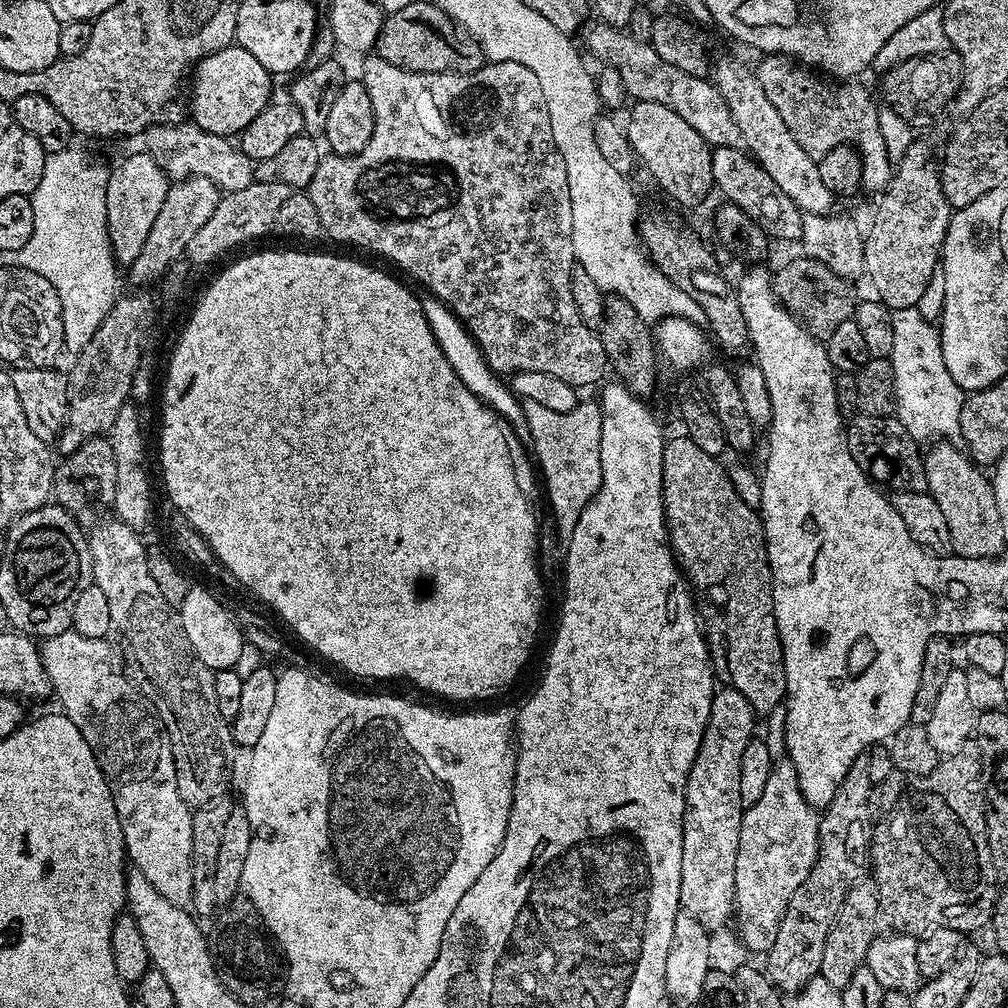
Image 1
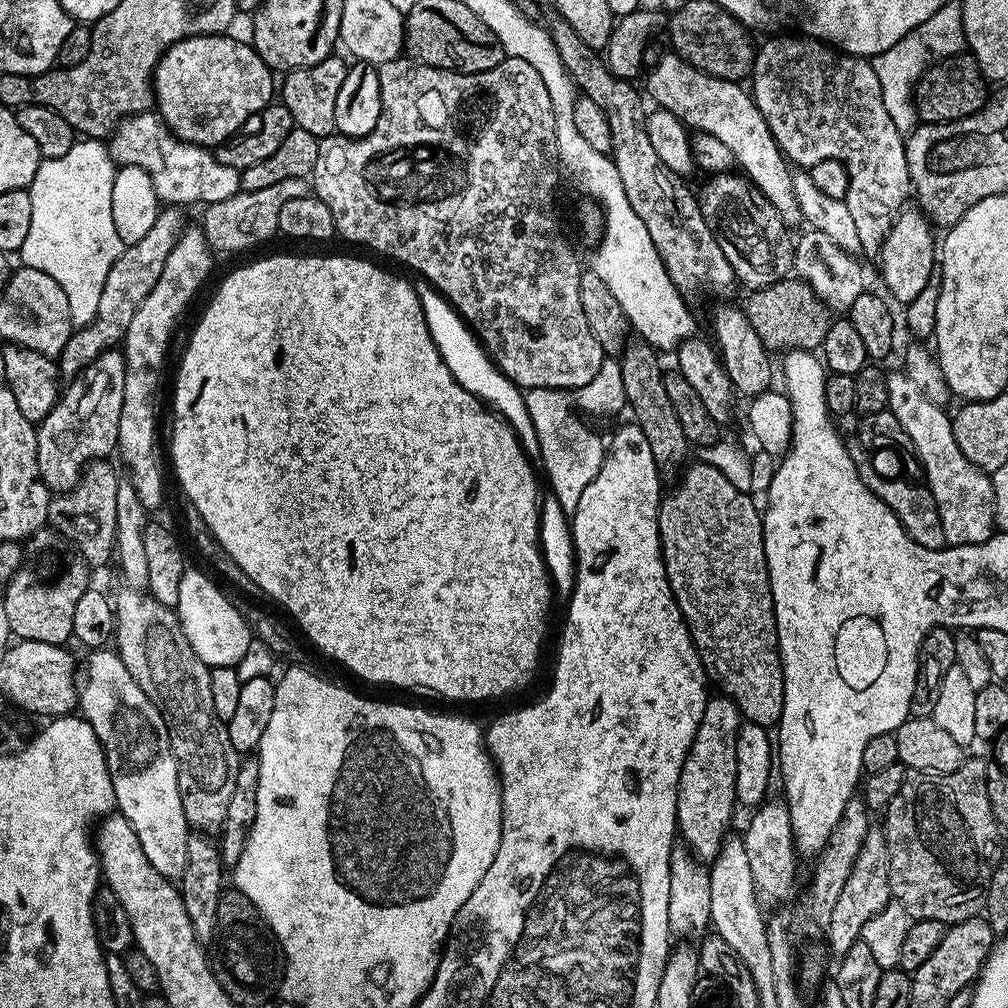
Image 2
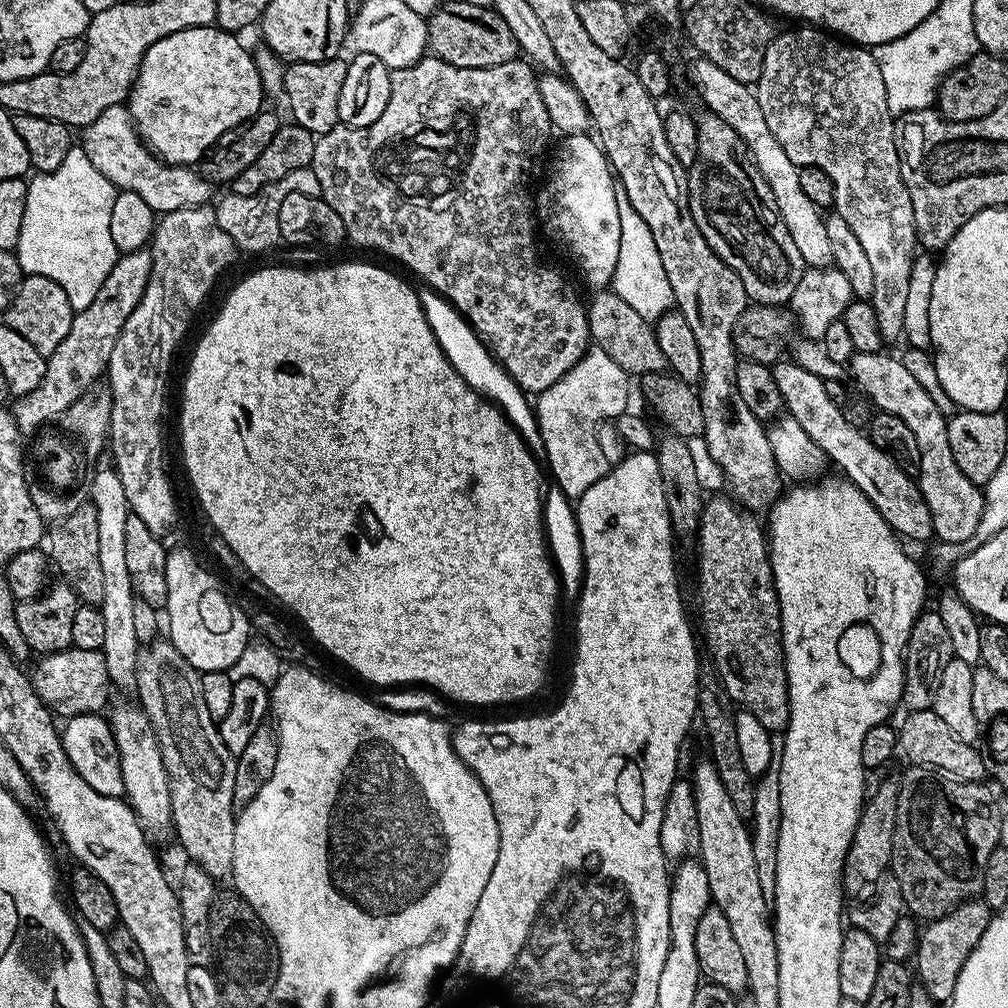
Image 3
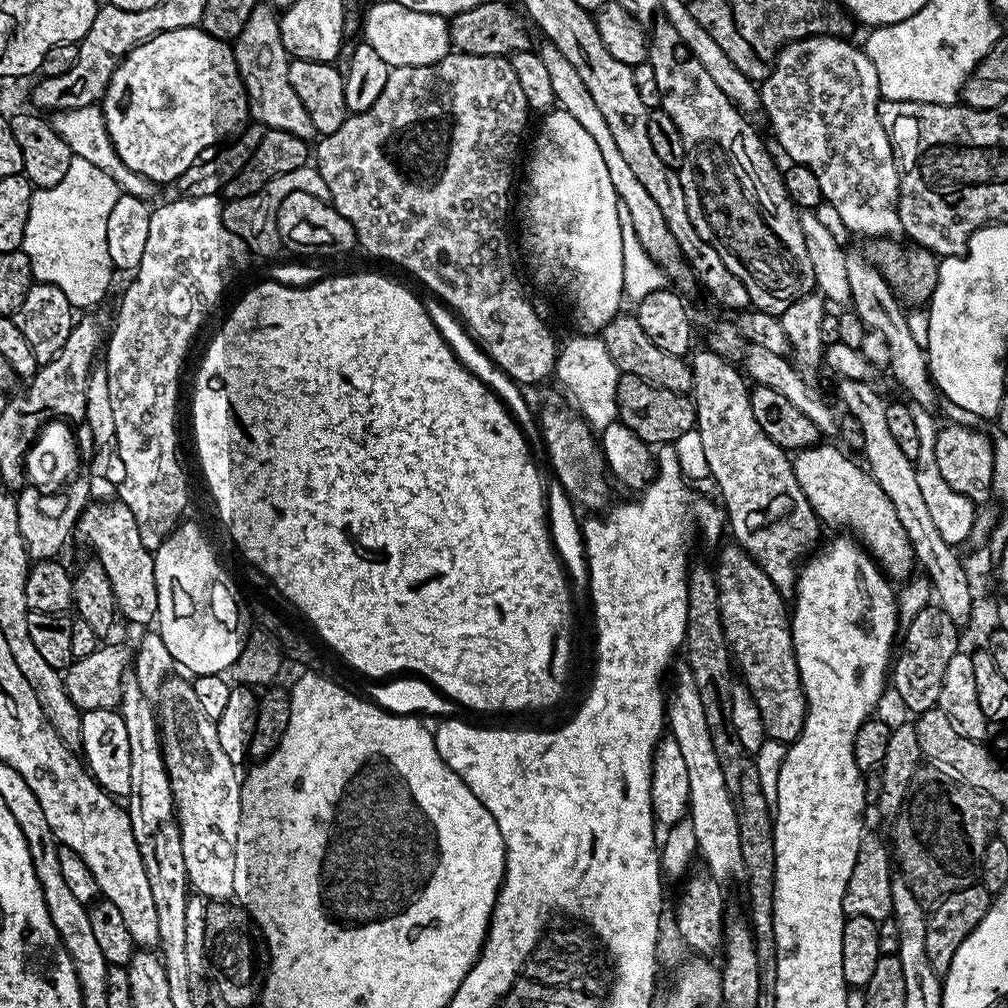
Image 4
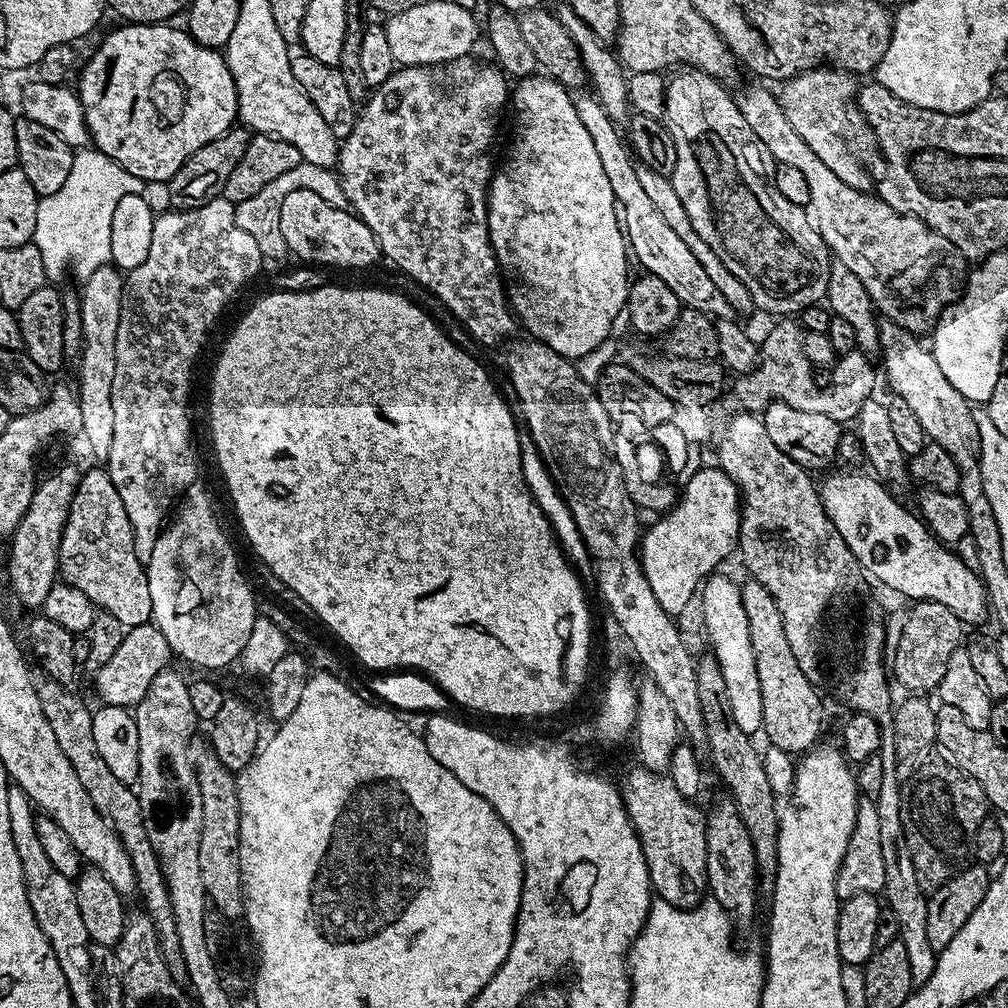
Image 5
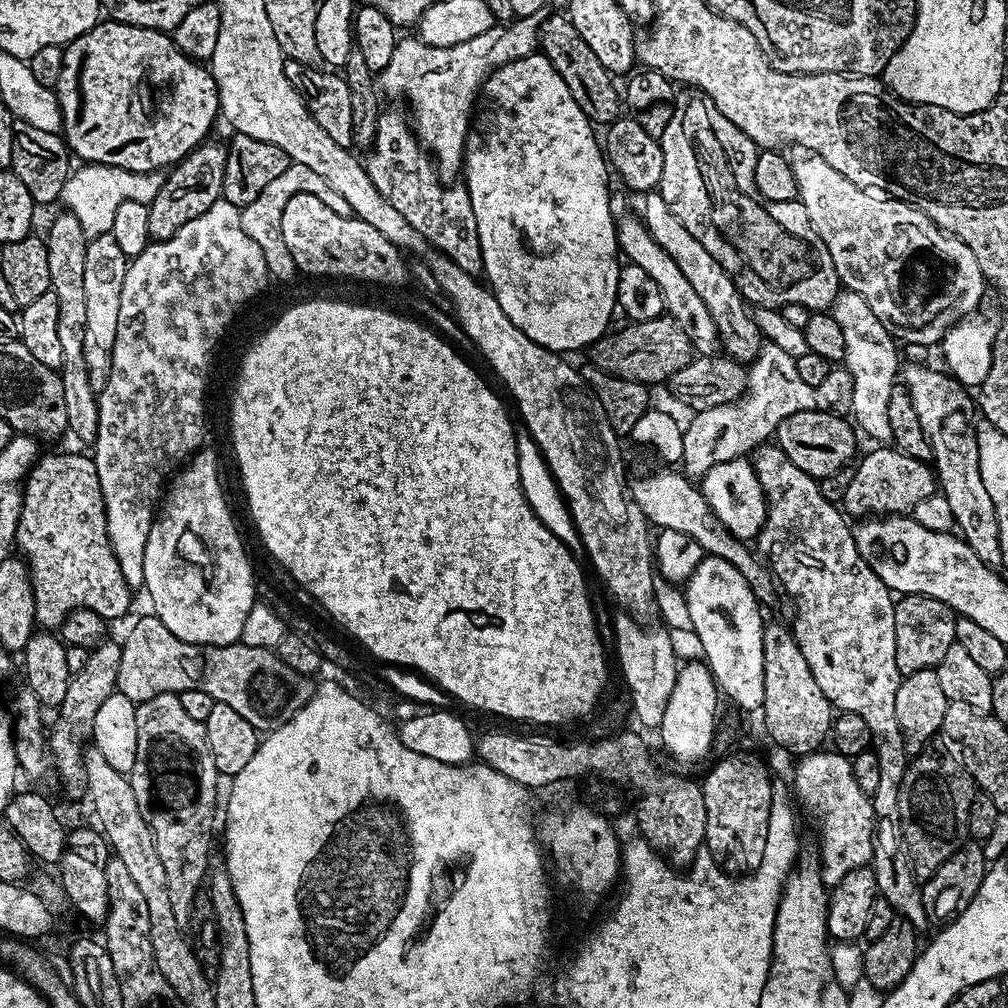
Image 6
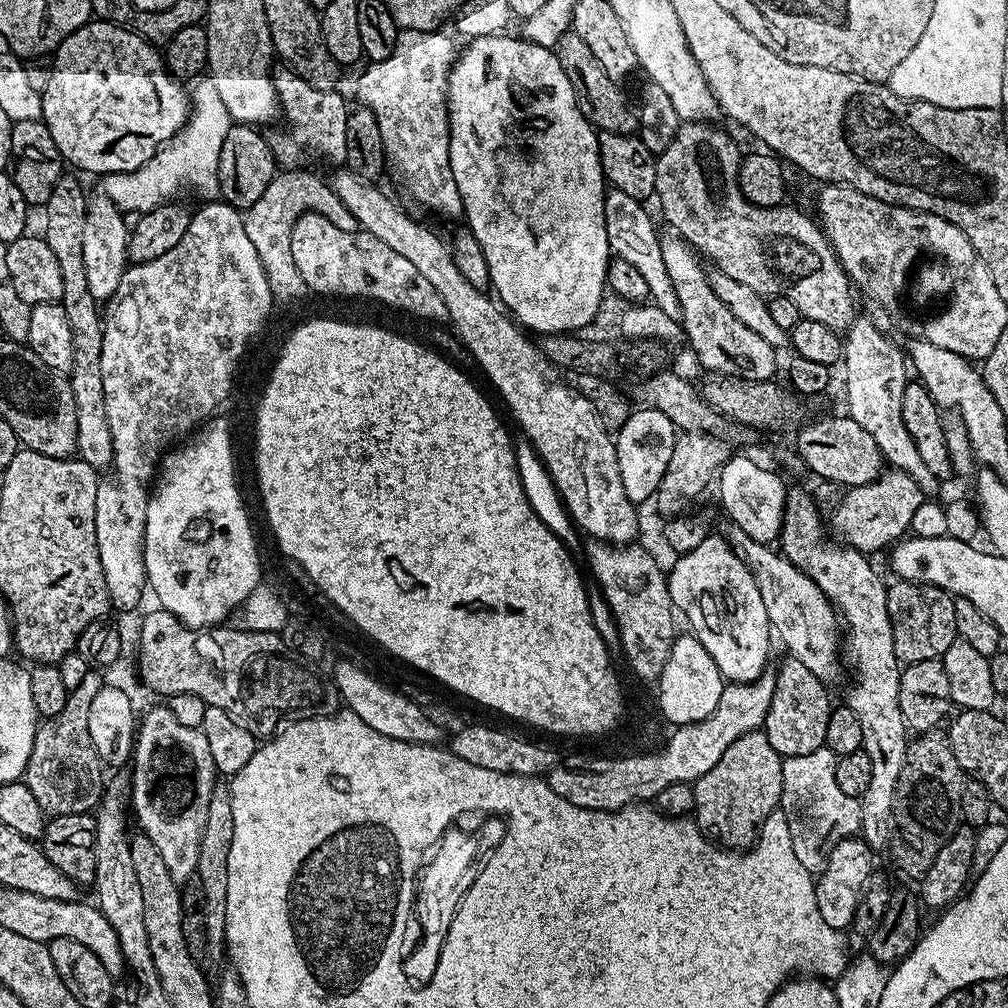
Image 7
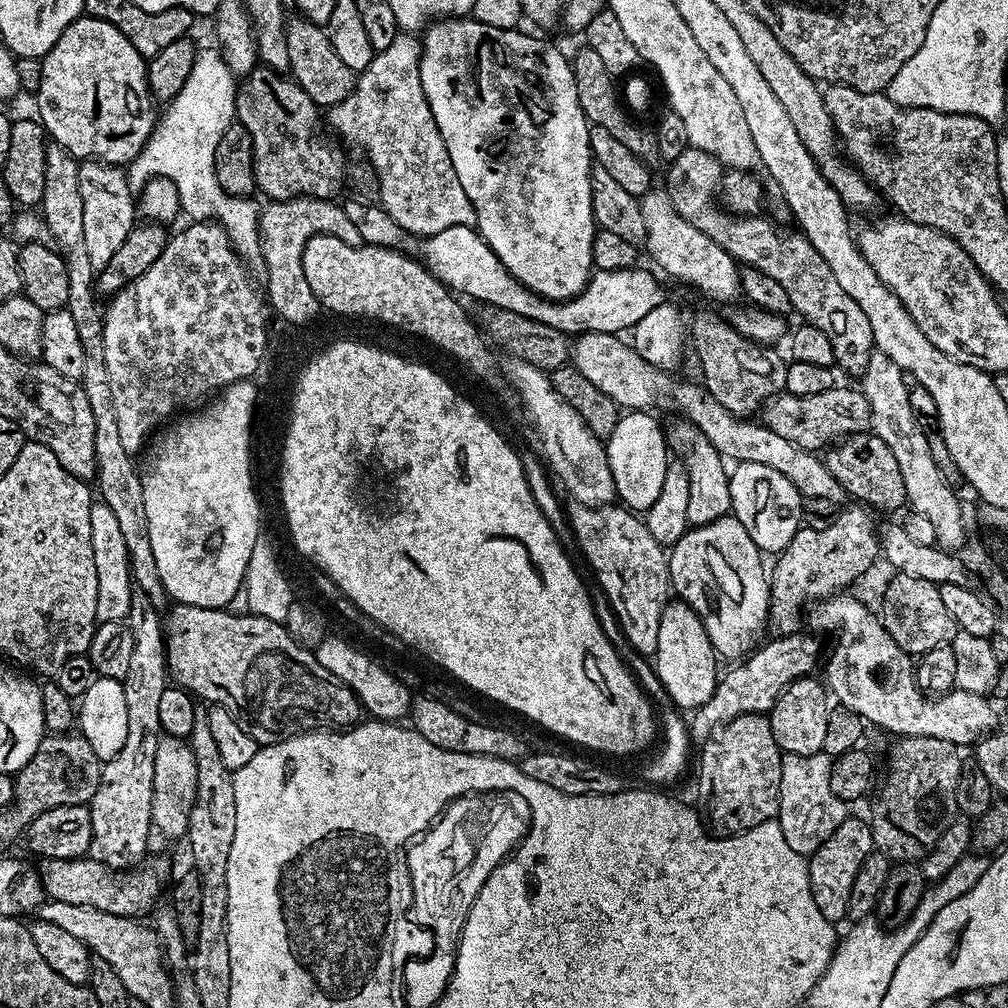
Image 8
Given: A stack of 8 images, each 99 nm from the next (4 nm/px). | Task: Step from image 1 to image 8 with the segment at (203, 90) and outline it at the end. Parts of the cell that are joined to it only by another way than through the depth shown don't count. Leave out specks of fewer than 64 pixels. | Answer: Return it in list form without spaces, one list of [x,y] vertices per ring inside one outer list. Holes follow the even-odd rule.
[[[81,14],[74,22],[70,22],[70,26],[66,26],[66,30],[62,30],[62,38],[58,38],[58,42],[54,42],[52,49],[46,53],[43,58],[40,60],[41,64],[41,85],[38,86],[38,90],[35,92],[34,101],[36,101],[36,108],[40,113],[38,113],[38,119],[41,124],[44,126],[45,133],[55,143],[60,144],[64,149],[66,149],[71,156],[75,156],[77,161],[83,162],[86,160],[99,160],[101,164],[115,164],[117,166],[127,166],[132,163],[132,160],[136,155],[142,150],[142,146],[146,146],[146,142],[150,138],[150,134],[156,129],[156,122],[158,119],[158,108],[152,99],[152,92],[148,88],[148,65],[146,63],[146,58],[142,54],[138,54],[138,50],[134,50],[134,46],[130,46],[129,40],[126,39],[126,34],[122,34],[122,30],[118,30],[118,26],[110,26],[110,22],[102,22],[98,18],[87,14]]]

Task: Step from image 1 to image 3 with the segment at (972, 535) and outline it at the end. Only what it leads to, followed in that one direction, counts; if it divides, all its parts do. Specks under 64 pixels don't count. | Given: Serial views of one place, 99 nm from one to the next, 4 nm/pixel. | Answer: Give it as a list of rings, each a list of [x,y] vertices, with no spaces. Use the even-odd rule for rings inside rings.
[[[887,351],[856,352],[850,361],[850,376],[861,388],[863,395],[879,411],[894,414],[894,418],[902,418],[906,426],[914,434],[918,442],[920,466],[918,483],[922,490],[922,498],[926,498],[926,506],[930,506],[930,518],[934,518],[934,536],[937,541],[956,543],[963,542],[974,534],[978,522],[982,518],[984,493],[981,485],[970,482],[962,470],[958,470],[958,462],[950,450],[948,437],[948,417],[934,406],[933,399],[920,383],[903,366],[896,356],[887,356]]]

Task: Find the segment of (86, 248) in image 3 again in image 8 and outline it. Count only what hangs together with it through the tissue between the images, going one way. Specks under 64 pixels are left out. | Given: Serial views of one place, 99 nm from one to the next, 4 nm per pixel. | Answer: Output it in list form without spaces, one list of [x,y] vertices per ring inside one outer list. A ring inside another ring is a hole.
[[[197,51],[194,66],[186,86],[159,113],[156,129],[150,134],[146,146],[132,163],[127,165],[128,185],[141,190],[152,179],[169,179],[177,187],[180,211],[192,216],[196,222],[215,222],[226,230],[240,259],[249,265],[261,263],[260,214],[261,205],[246,196],[231,196],[218,186],[214,174],[214,150],[222,134],[236,120],[237,77],[229,70],[219,51]],[[252,263],[252,264],[251,264]]]

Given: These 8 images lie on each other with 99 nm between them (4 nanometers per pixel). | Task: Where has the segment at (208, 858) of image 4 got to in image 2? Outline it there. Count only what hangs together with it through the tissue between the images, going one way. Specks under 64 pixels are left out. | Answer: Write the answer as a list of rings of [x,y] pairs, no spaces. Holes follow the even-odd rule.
[[[121,587],[121,592],[114,596],[116,609],[116,635],[114,648],[120,660],[130,670],[130,678],[142,686],[142,694],[158,706],[162,718],[168,727],[172,753],[178,766],[178,786],[182,798],[182,810],[188,819],[189,829],[212,834],[219,829],[226,818],[226,805],[230,803],[230,794],[234,790],[234,778],[240,769],[241,757],[230,746],[228,725],[214,714],[214,698],[210,695],[210,669],[194,654],[180,620],[173,609],[162,606],[147,591],[135,592],[128,587]]]

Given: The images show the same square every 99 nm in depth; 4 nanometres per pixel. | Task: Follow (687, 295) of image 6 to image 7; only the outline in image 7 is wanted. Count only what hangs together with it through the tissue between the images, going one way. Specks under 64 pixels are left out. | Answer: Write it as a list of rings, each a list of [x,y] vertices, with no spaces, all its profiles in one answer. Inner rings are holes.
[[[609,187],[604,193],[604,213],[606,214],[606,238],[612,256],[626,258],[632,263],[642,278],[646,278],[646,286],[651,303],[676,320],[680,320],[682,313],[678,304],[678,294],[674,294],[674,282],[666,270],[666,262],[662,262],[661,233],[656,232],[656,224],[650,213],[644,209],[641,201],[630,198],[630,194],[622,194],[622,190]]]

